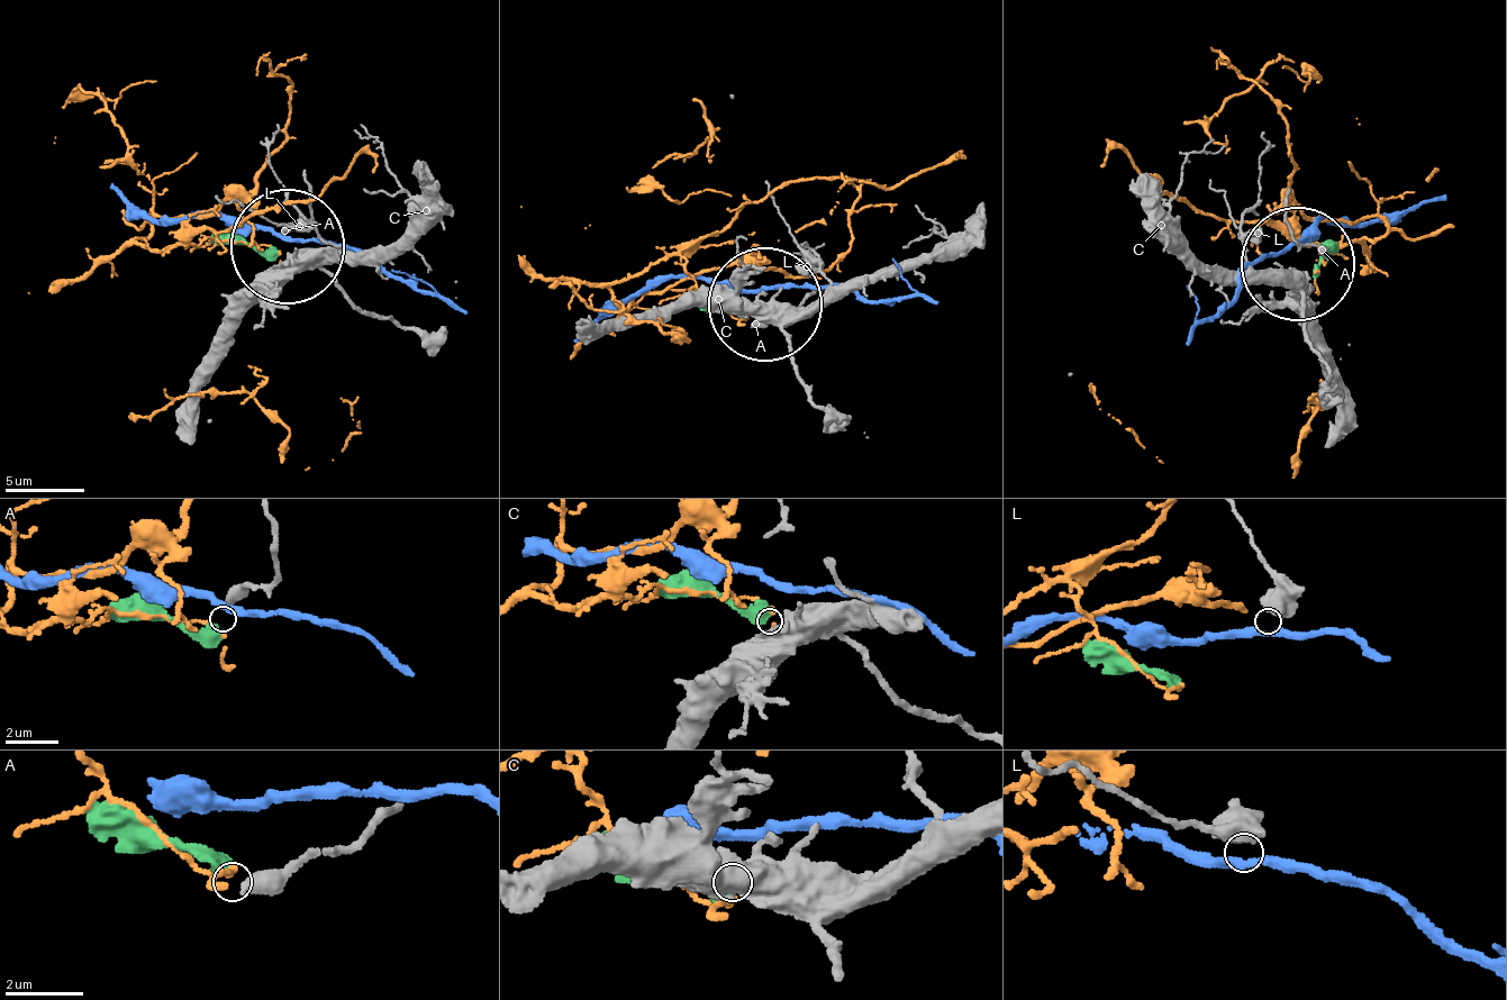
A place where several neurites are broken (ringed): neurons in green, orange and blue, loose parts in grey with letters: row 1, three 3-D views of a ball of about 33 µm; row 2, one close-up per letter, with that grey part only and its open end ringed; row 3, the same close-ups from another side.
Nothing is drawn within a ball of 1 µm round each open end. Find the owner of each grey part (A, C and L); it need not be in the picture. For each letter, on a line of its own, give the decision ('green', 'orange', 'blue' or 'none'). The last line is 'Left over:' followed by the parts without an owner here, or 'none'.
A: green
C: none
L: blue
Left over: C

